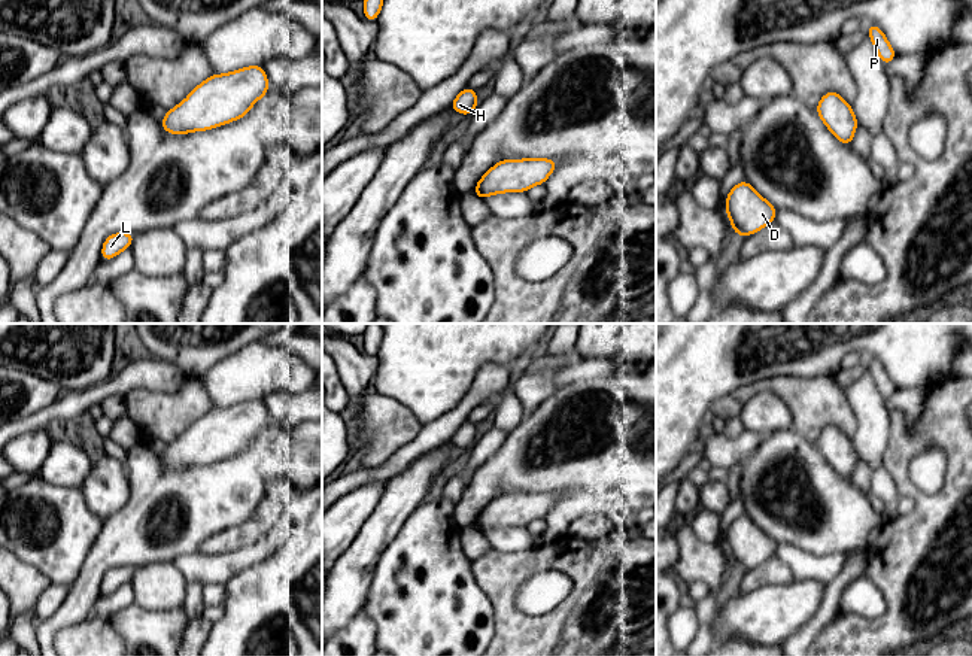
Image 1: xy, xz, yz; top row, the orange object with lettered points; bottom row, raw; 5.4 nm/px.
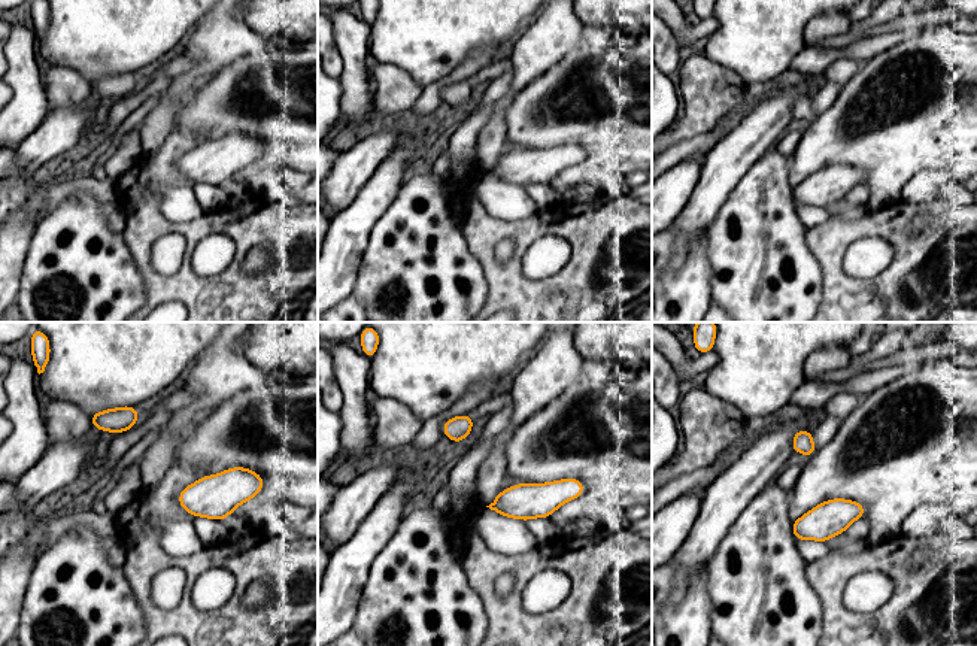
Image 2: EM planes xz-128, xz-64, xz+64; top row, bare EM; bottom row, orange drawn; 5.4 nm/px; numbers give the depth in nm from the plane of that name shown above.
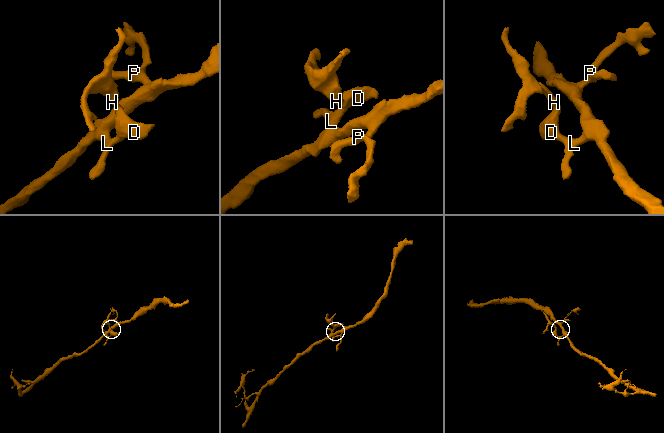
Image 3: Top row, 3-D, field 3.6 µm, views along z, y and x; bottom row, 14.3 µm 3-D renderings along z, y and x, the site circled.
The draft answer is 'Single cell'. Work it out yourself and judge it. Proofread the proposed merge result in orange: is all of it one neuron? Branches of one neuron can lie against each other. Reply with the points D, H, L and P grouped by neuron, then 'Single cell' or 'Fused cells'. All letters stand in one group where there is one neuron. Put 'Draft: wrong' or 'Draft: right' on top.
Draft: right
Groups: D H L P. Single cell

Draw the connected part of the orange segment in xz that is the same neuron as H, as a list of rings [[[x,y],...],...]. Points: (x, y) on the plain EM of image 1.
[[[467,420],[455,431],[450,441],[456,447],[464,447],[471,450],[477,438],[479,435],[477,435],[476,423],[471,420]]]

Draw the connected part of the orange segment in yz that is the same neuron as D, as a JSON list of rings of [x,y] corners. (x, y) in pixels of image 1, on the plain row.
[[[747,514],[735,519],[726,531],[726,549],[736,571],[751,570],[775,556],[777,546]]]

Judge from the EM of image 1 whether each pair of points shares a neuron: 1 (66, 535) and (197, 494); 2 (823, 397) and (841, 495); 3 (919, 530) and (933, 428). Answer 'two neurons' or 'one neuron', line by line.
1: two neurons
2: two neurons
3: one neuron

